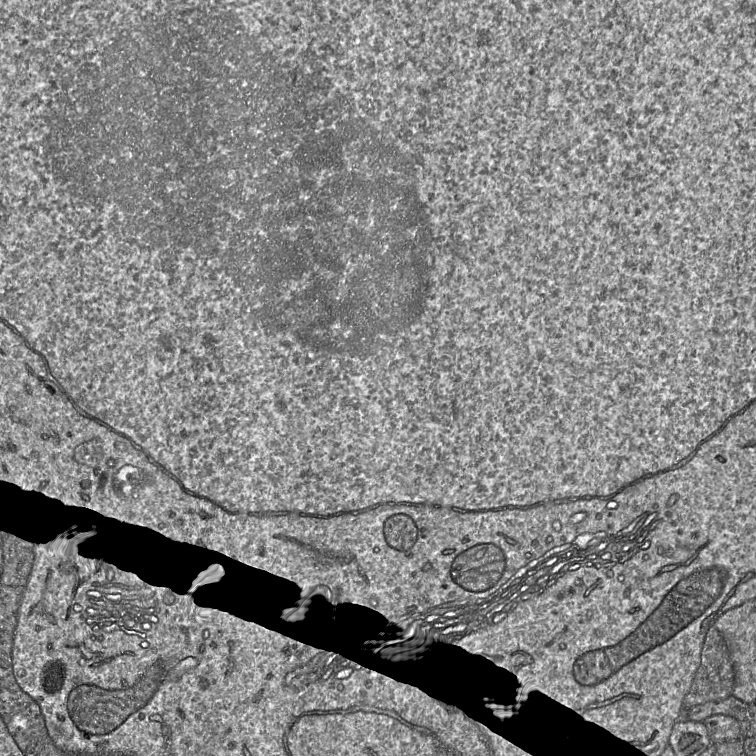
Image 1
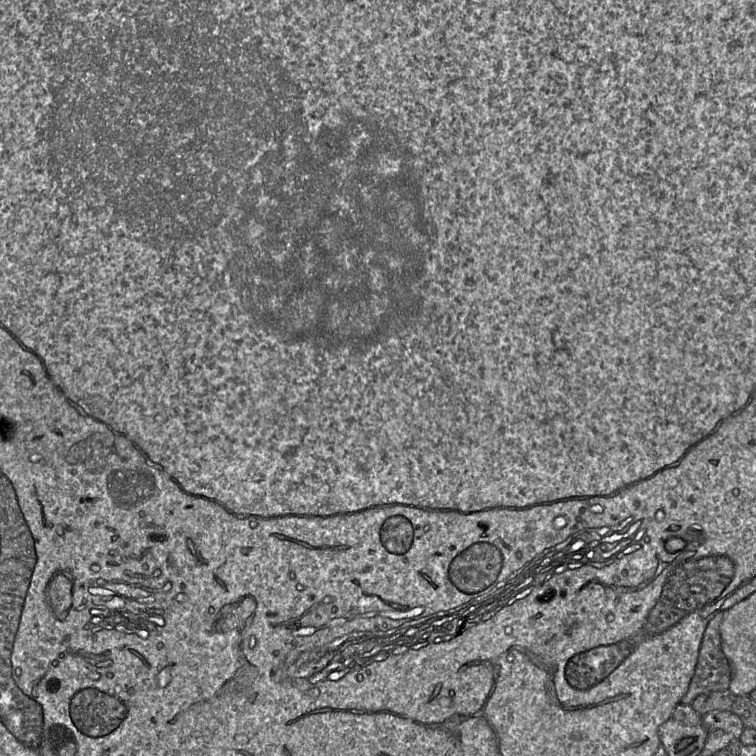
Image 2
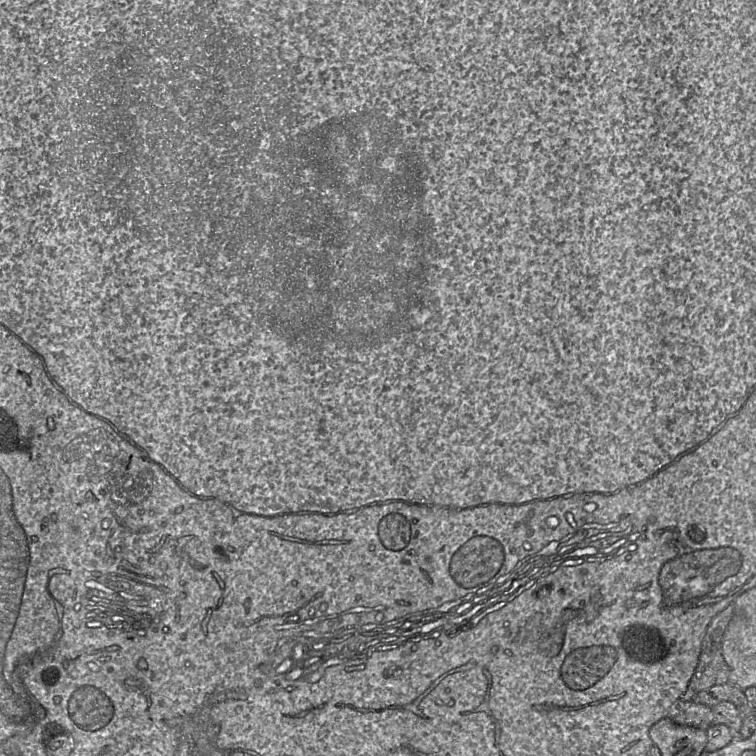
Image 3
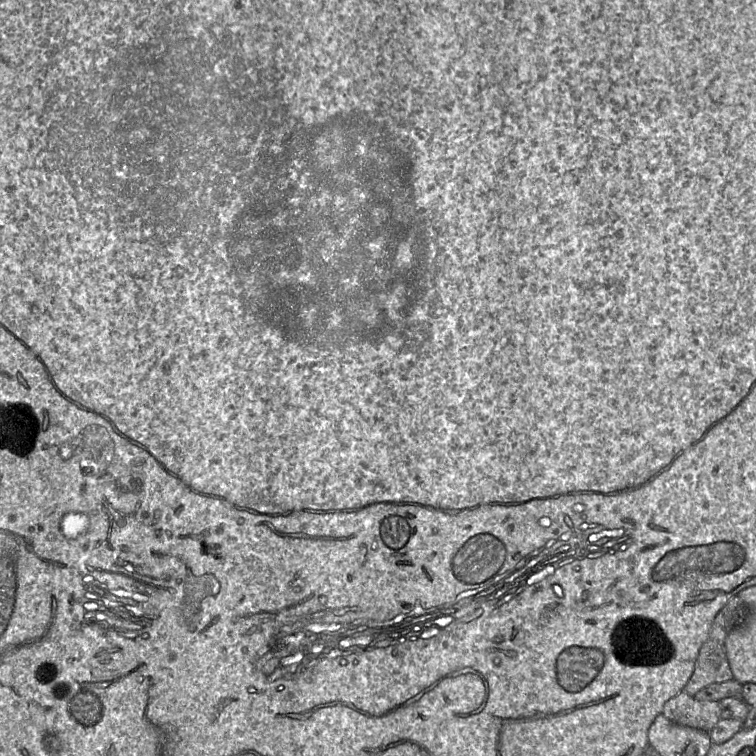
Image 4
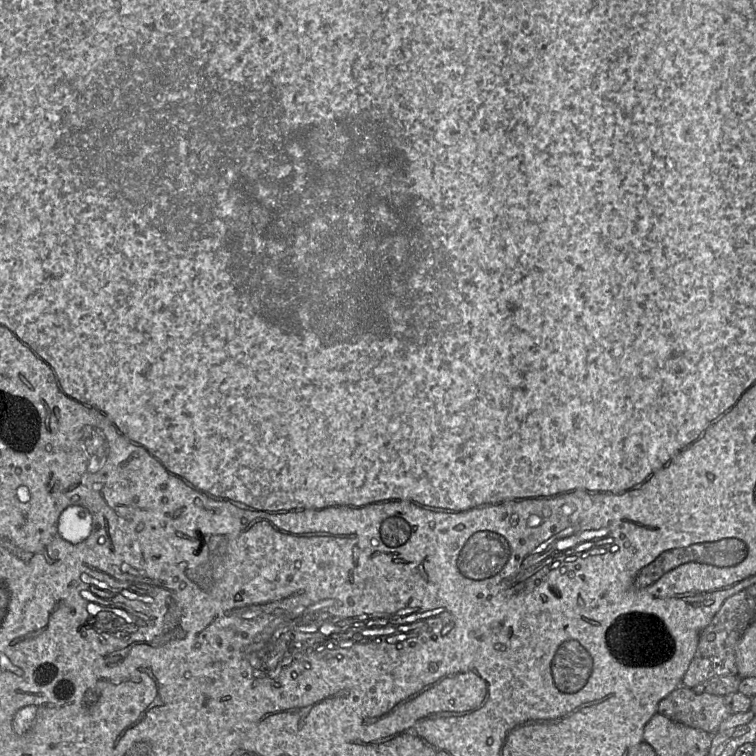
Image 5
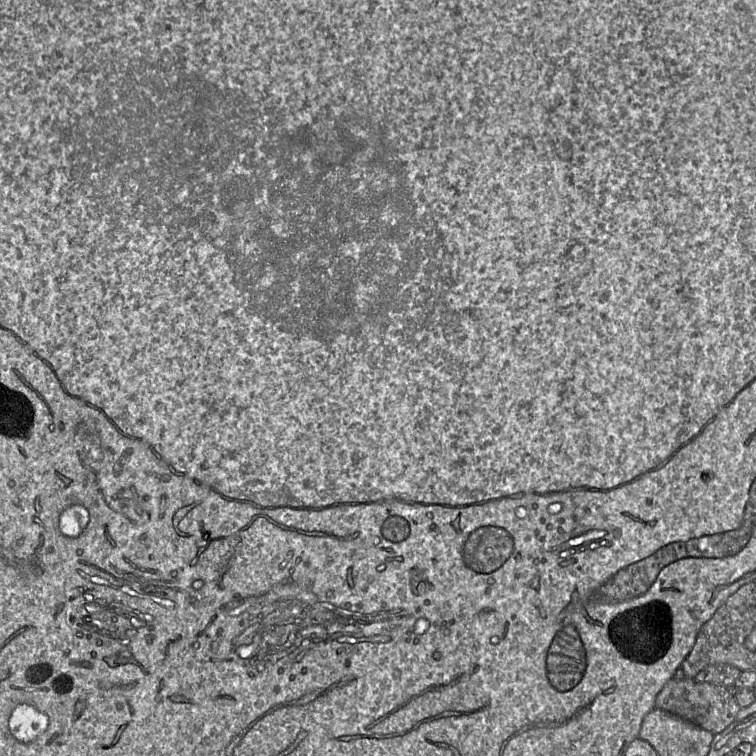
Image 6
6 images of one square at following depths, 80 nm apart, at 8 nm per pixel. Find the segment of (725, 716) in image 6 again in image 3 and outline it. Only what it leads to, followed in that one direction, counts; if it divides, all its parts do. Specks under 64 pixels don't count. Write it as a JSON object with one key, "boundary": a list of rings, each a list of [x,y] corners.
{"boundary":[[[680,698],[671,705],[668,718],[678,725],[707,730],[712,725],[712,708]]]}

